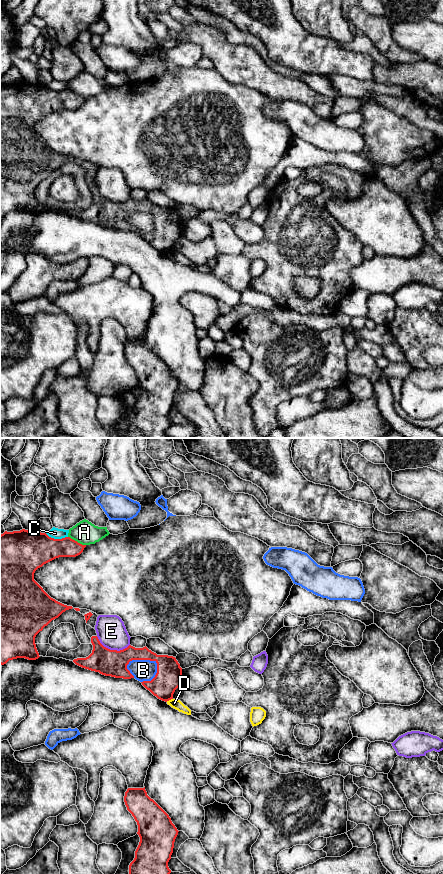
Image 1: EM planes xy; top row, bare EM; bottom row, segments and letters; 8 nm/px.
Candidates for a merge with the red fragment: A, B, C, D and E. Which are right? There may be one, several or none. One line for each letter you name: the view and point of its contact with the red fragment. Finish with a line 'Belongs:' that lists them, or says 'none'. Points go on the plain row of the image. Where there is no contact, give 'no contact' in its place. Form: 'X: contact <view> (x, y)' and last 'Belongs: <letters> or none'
Belongs: none

